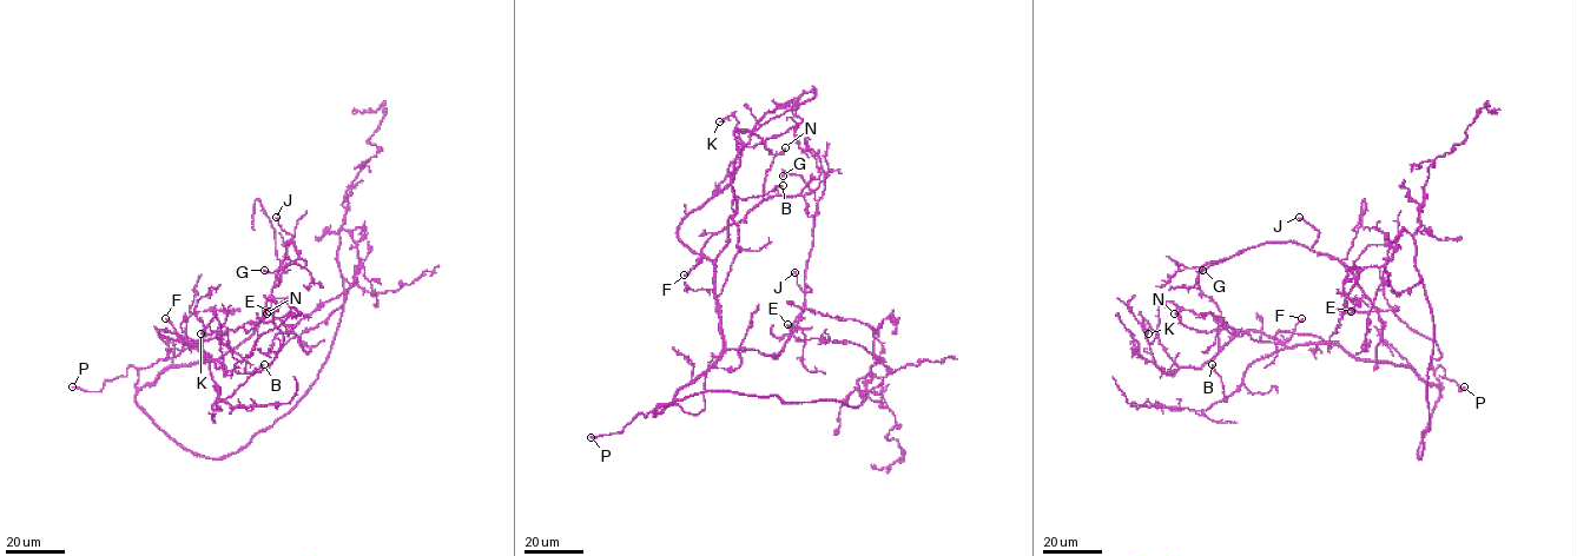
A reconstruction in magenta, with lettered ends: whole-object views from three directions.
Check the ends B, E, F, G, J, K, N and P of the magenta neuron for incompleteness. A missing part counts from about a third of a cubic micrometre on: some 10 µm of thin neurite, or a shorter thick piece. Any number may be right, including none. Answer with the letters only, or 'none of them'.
B, P

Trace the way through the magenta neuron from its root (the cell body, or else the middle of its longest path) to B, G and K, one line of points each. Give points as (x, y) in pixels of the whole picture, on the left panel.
B: (165, 434), (136, 394), (171, 368), (202, 362), (197, 343), (210, 356), (220, 399), (264, 364)
G: (165, 434), (136, 394), (171, 368), (218, 359), (244, 342), (295, 243), (296, 262), (264, 270)
K: (165, 434), (136, 394), (171, 368), (204, 359), (198, 343), (160, 330), (222, 368), (219, 322), (200, 333)

